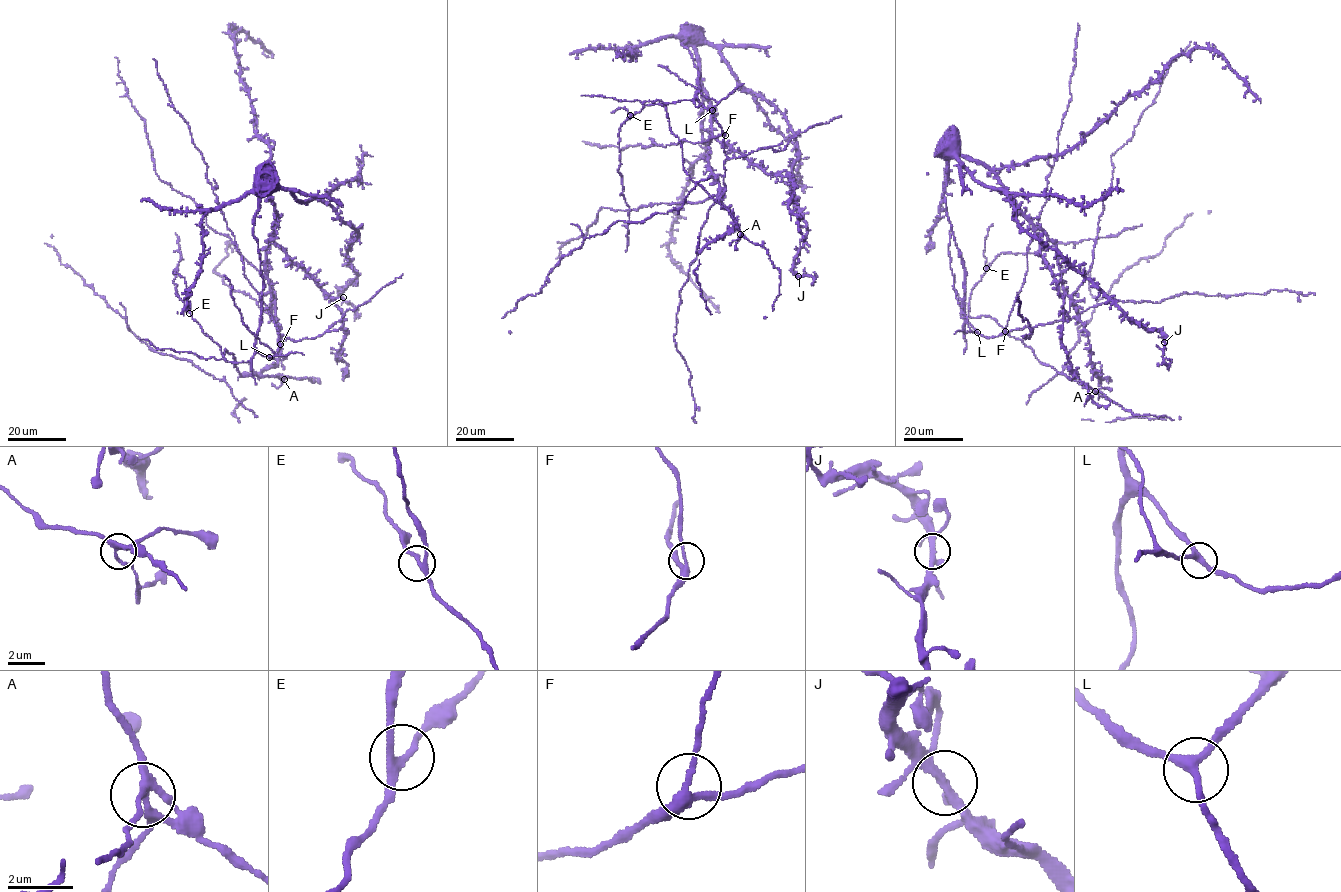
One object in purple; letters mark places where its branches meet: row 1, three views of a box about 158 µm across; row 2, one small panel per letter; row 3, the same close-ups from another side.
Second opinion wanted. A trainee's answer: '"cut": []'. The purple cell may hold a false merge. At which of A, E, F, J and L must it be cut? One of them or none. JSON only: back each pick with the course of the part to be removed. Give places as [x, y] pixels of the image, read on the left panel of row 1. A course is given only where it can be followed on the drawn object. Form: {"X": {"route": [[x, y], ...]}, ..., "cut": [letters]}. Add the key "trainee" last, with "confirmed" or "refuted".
{"cut": [], "trainee": "confirmed"}

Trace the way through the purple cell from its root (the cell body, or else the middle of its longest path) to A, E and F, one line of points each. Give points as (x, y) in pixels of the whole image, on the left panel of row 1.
A: (265, 172), (253, 228), (264, 283), (255, 354), (236, 362), (223, 355), (233, 355), (241, 375), (284, 379)
E: (265, 172), (258, 176), (253, 228), (264, 283), (255, 354), (247, 362), (228, 362), (189, 313)
F: (265, 172), (258, 176), (259, 210), (253, 228), (264, 283), (261, 323), (255, 349), (271, 358), (280, 344)

